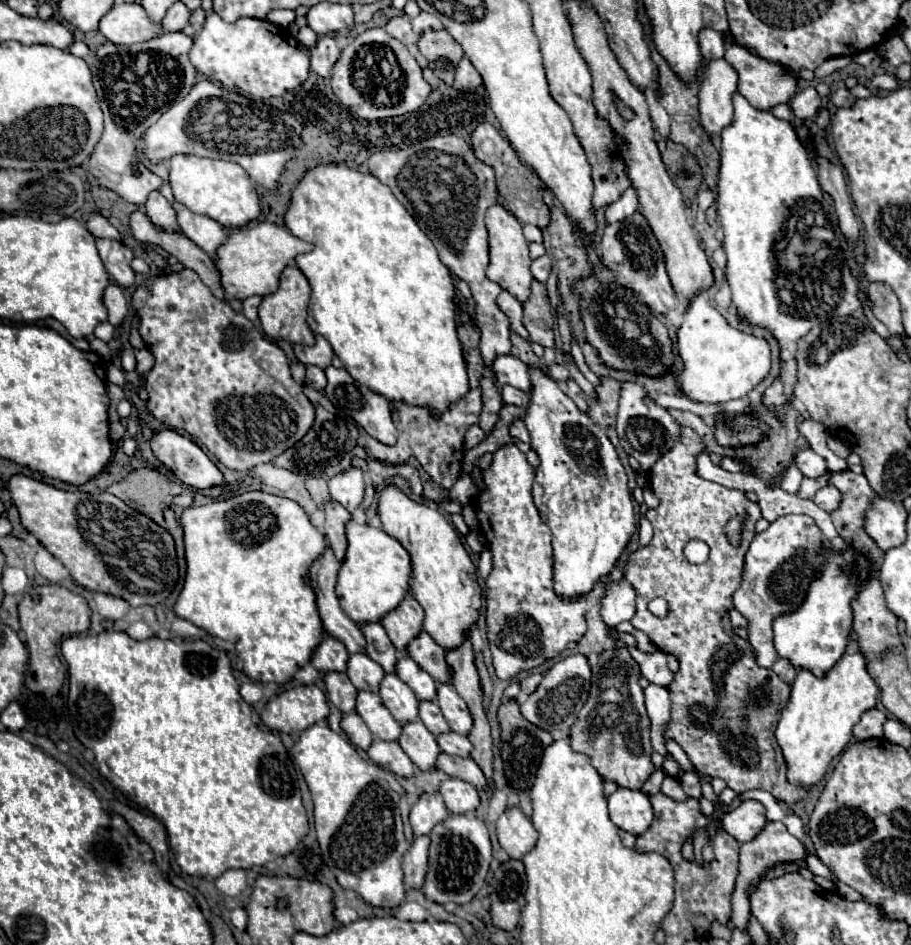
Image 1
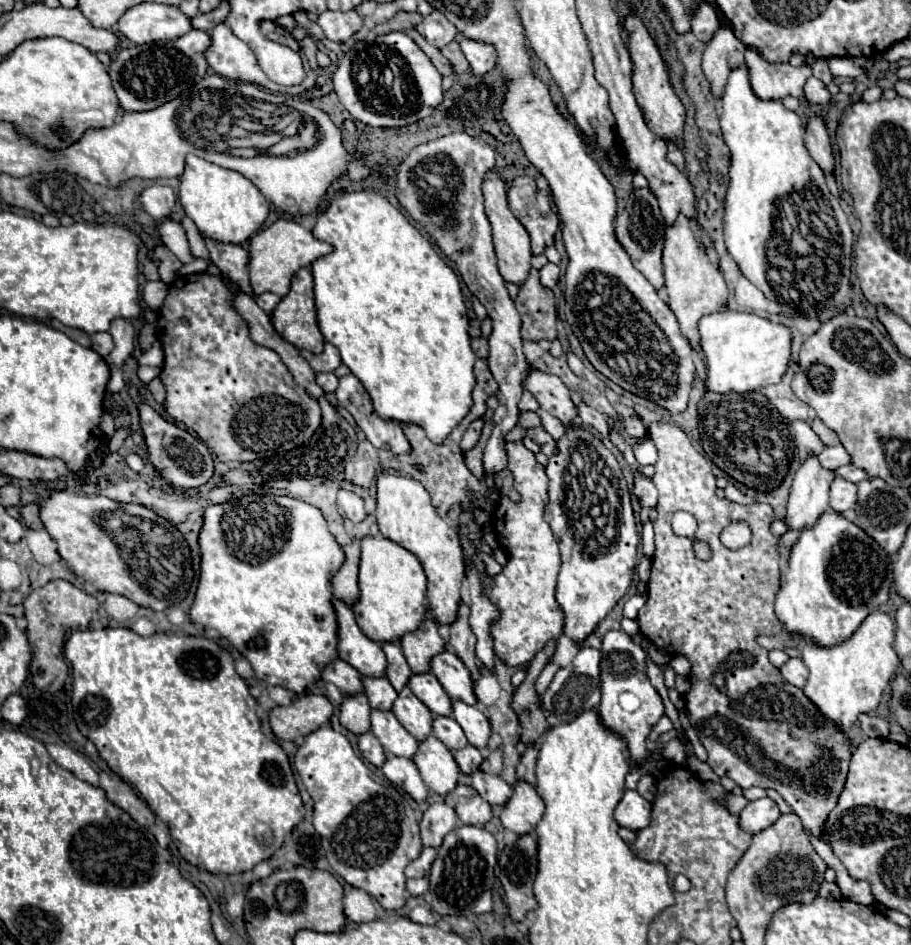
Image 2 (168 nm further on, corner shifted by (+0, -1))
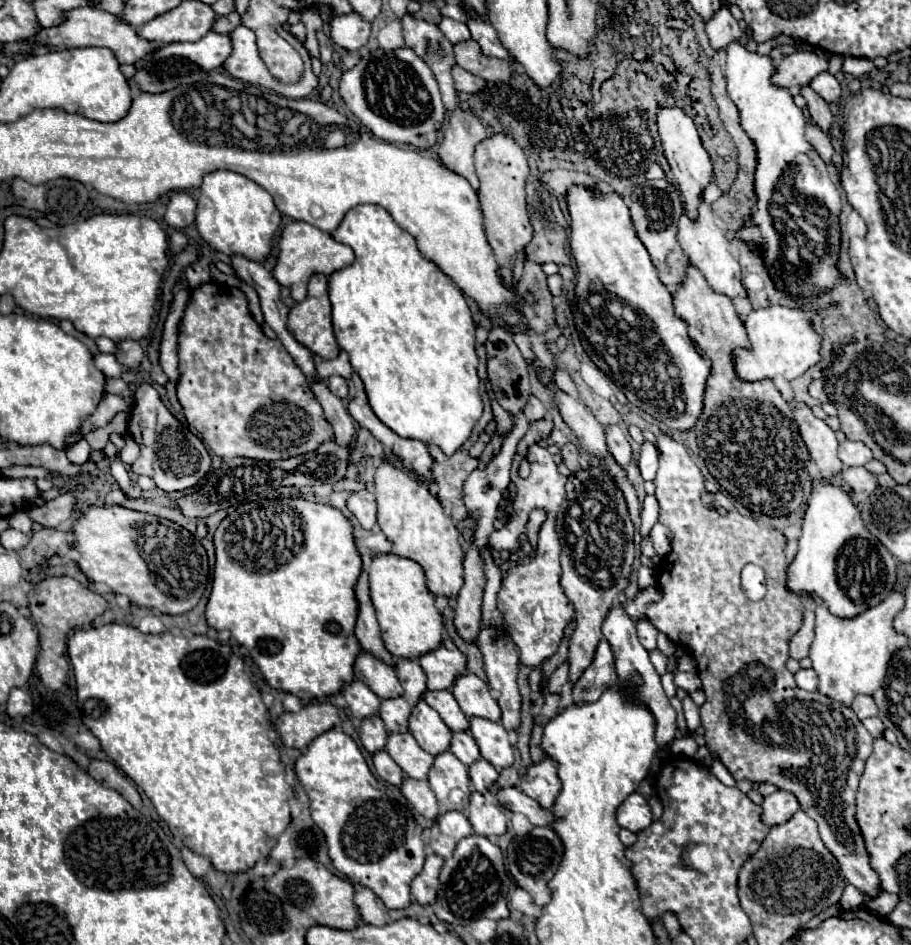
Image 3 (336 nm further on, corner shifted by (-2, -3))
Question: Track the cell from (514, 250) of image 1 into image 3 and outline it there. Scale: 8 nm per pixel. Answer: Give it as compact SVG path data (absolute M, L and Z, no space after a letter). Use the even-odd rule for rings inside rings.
M497 134L483 140L475 148L475 170L479 176L479 202L483 210L483 226L487 240L497 256L501 268L513 268L517 254L531 242L533 228L525 206L525 180L529 166L523 150L507 134Z

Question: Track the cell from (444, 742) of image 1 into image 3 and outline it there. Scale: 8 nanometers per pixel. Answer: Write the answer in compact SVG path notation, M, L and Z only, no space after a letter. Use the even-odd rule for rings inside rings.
M479 758L477 762L473 762L469 766L469 778L471 778L473 786L477 788L477 792L489 790L495 784L497 776L499 776L499 772L487 760L483 760L483 758Z

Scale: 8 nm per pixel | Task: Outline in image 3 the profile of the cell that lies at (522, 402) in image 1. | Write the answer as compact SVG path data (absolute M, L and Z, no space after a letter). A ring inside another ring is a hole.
M529 396L529 400L527 400L527 404L525 404L523 412L525 412L525 416L527 416L527 420L529 420L529 422L533 422L533 420L541 420L541 418L545 418L545 416L547 416L545 406L543 406L535 396Z

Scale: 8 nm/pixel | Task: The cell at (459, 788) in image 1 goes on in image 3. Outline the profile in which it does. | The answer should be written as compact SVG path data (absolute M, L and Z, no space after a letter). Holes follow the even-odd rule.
M473 792L469 798L467 818L479 836L501 836L507 830L507 818L501 806L489 802L483 794Z

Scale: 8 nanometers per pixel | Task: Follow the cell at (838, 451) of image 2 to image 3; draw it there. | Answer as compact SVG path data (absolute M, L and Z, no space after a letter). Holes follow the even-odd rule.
M845 440L843 444L839 444L837 456L839 456L839 460L845 466L863 466L865 462L869 462L873 458L871 456L871 450L865 444L849 442L849 440Z

